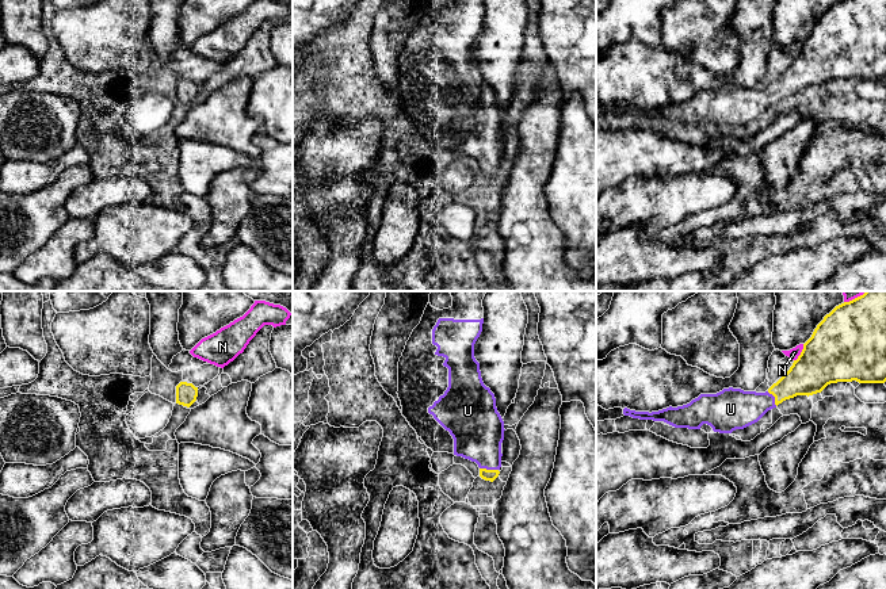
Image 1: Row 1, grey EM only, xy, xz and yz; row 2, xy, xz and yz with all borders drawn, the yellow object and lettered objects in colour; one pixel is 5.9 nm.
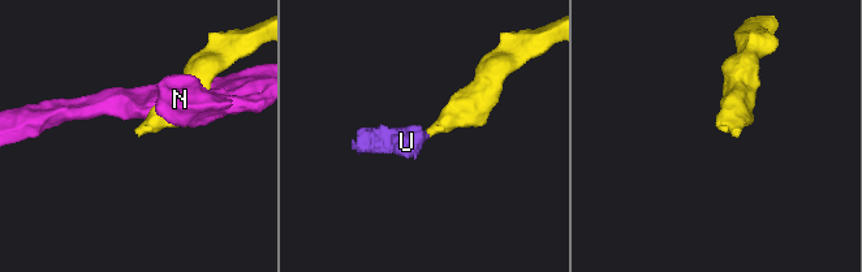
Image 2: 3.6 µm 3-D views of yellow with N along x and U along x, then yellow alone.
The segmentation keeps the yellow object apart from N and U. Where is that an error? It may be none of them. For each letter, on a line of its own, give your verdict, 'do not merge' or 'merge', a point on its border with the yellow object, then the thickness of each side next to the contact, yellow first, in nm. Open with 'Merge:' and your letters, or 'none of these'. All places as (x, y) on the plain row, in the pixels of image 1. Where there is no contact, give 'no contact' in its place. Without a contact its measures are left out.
Merge: U
N: do not merge | yz (801, 49) | 400/60 nm
U: merge | xz (489, 167) | 70/300 nm

